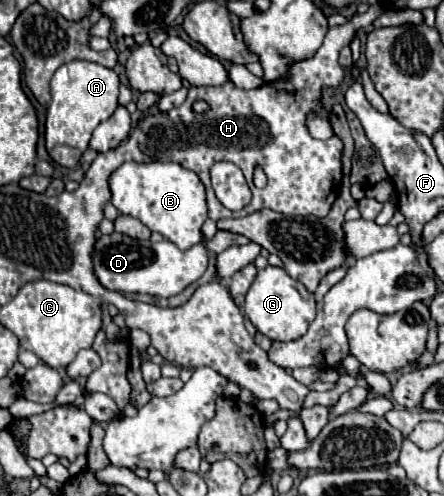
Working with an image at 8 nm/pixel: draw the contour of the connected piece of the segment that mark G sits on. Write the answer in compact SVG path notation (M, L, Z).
M272 265L258 271L250 291L246 293L244 313L250 317L254 327L272 341L294 341L306 335L310 325L306 301L298 293L296 281L282 267L272 267Z

